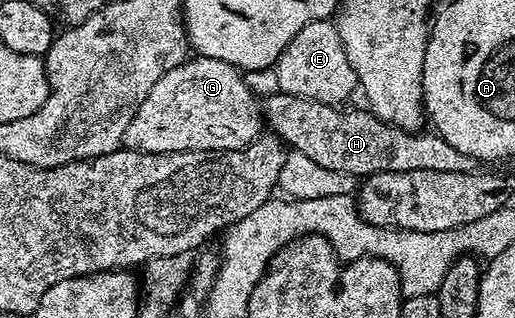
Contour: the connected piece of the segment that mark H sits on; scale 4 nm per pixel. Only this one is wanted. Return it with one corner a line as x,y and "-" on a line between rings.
275,92
264,102
264,118
268,121
268,126
285,142
285,147
302,152
302,156
310,156
310,160
314,160
314,164
322,164
322,168
330,168
330,172
342,172
343,174
350,174
353,176
367,176
369,174
381,174
382,172
414,172
415,170
429,170
430,172
456,172
462,174
471,174
477,169
477,159
466,156
462,152
455,150
450,144
446,144
446,140
440,137
435,132
429,134
420,134
416,130
407,130
401,126
393,125
391,122
384,122
381,118
376,117
375,114
369,112
367,109
361,110
344,110
348,108
341,108
336,104
329,104
327,102
315,102
309,98
299,98
293,94
286,94
283,92

